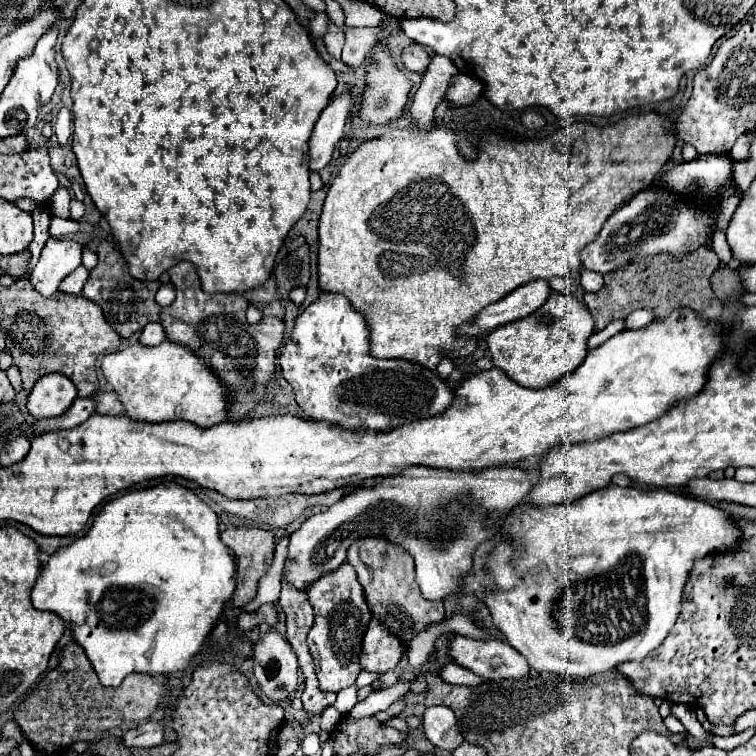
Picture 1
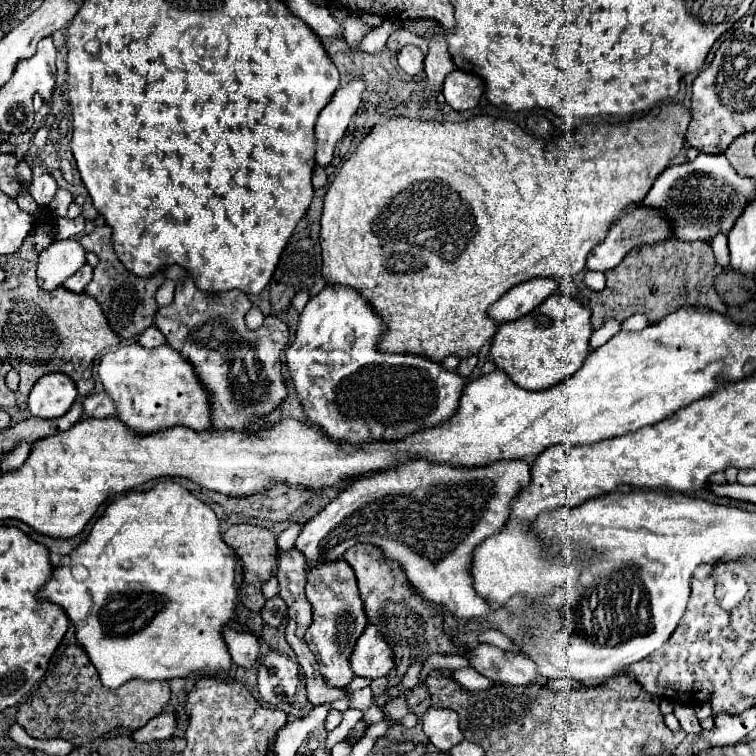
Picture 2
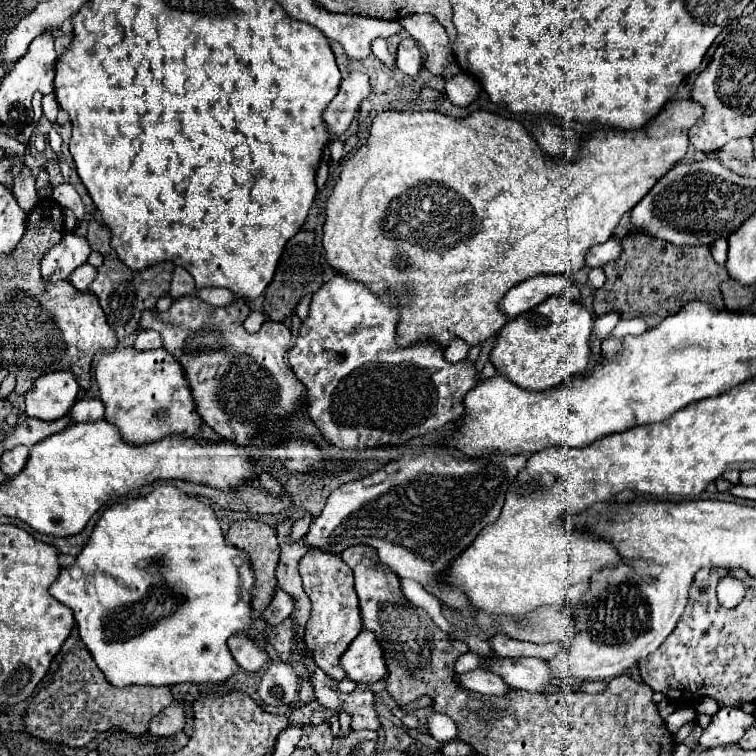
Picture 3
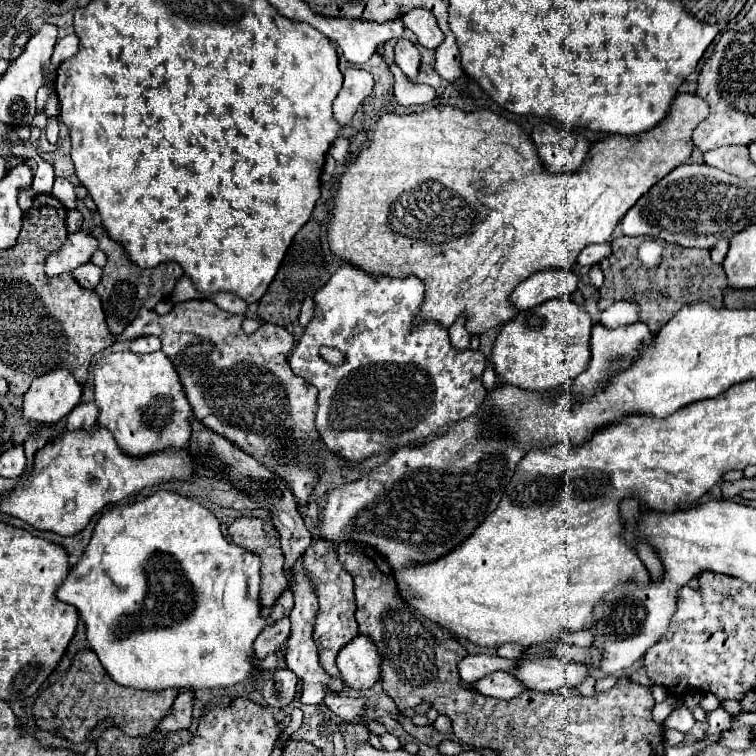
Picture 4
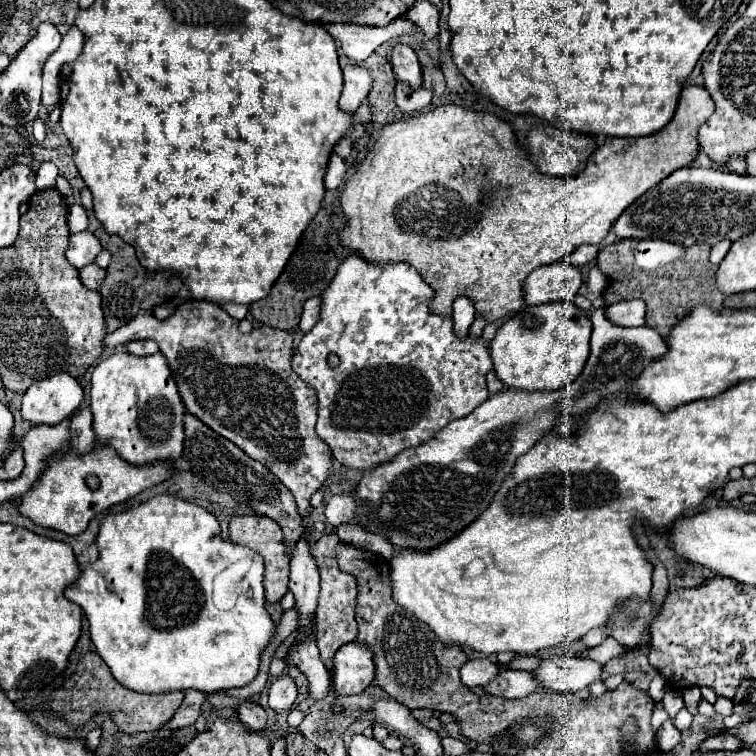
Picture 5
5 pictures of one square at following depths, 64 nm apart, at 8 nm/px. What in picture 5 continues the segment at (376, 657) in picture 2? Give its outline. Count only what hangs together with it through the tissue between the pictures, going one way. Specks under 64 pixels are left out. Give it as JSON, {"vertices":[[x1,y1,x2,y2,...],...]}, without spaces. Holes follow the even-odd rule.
{"vertices":[[354,640,342,646,334,656,334,692,338,696,352,696,364,692,376,676,372,652,366,644]]}

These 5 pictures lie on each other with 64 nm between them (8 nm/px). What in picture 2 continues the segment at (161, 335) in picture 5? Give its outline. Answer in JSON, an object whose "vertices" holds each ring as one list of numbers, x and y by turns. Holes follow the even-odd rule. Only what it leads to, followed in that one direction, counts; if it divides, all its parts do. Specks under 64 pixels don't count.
{"vertices":[[188,274,186,280,176,284,176,298,170,306,160,308,156,312,156,326,164,332,166,342,170,348,184,354,196,368,202,384,210,392,210,406,212,406,212,428,224,430,246,430,258,418,270,414,286,396,288,388,282,380,282,362,280,356,288,344,288,326,278,316,266,316,264,324,258,330,248,330,244,324,244,314,250,310,250,300,240,290,222,292,210,296,196,288,192,276]]}

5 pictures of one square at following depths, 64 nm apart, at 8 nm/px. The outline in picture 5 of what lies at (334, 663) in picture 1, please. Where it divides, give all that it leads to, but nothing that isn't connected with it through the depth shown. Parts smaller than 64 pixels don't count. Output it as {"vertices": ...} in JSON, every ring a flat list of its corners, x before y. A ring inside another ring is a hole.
{"vertices":[[324,534,320,540,310,544,310,554,320,570,320,600,318,600,318,612,316,612,316,644,320,648,320,658,326,664,326,668,332,672,332,656,336,650,352,640,356,640,358,624,354,620,356,610,356,580,342,572,336,564,336,546,338,546,336,534]]}

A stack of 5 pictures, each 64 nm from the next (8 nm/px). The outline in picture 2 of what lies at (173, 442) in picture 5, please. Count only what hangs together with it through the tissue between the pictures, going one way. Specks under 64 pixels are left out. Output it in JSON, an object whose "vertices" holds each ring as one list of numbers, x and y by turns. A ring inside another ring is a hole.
{"vertices":[[130,344,106,352,100,360,98,374,104,390,116,404,116,418,136,432,158,432,172,426,188,426,192,430,212,428,208,390,198,380,192,362,168,344,152,350]]}

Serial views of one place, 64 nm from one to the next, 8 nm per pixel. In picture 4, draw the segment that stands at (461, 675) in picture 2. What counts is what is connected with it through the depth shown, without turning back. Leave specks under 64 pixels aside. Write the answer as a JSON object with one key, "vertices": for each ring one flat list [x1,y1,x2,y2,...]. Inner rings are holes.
{"vertices":[[492,672,472,684,482,696,492,696,492,698,516,698,520,692,526,688,510,674,510,672]]}

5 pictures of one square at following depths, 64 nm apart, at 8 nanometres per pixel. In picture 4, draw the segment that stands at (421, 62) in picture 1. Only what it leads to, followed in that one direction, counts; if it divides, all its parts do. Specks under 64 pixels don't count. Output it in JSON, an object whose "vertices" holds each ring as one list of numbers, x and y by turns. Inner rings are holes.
{"vertices":[[400,38,394,52,396,52,396,64,400,66,400,70,408,78,416,78,418,68,420,68,420,52,418,52,418,48,410,40]]}

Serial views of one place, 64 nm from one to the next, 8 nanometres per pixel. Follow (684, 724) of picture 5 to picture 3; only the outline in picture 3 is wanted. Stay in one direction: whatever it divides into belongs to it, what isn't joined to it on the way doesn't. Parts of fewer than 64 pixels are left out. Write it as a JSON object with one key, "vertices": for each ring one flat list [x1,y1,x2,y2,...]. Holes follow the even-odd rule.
{"vertices":[[678,708,670,714,670,716,666,716,664,718,664,722,666,722,666,728,670,730,670,732,676,732,680,726,684,726,684,724,696,720,697,715,694,709,692,708]]}

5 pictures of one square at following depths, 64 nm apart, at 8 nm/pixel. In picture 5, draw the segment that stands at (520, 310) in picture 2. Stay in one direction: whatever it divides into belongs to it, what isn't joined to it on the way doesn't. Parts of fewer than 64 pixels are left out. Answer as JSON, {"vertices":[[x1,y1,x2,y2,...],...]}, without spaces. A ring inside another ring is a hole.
{"vertices":[[558,262,542,266,524,280,524,302,528,306,546,302,574,300,578,288,582,286,582,276,570,262]]}

